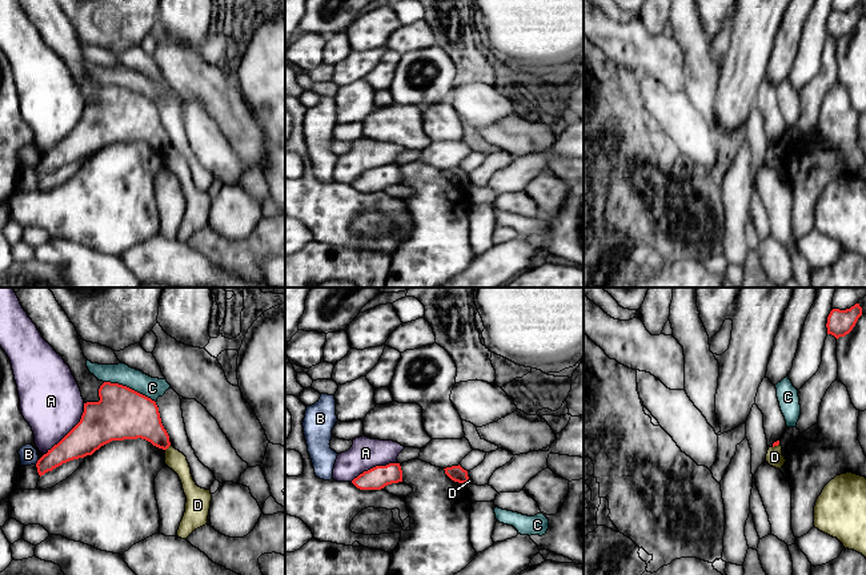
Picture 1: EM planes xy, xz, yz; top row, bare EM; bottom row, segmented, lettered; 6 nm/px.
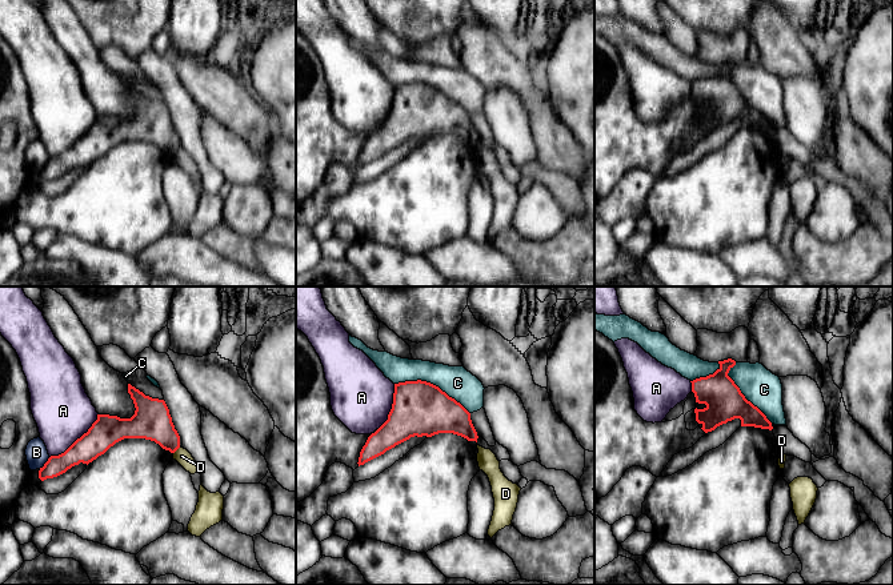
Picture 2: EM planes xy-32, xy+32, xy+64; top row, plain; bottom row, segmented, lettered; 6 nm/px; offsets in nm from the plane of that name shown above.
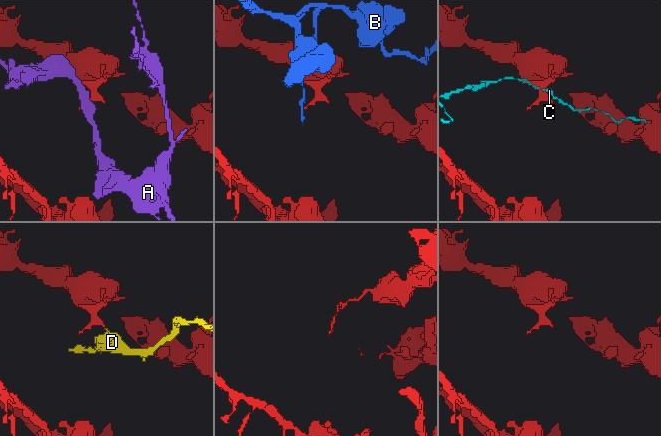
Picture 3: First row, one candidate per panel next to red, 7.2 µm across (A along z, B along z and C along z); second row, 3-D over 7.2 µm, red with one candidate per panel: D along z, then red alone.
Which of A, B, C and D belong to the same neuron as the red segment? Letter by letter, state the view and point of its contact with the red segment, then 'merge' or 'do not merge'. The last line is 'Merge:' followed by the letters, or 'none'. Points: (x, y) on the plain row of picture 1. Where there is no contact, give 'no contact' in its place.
A: xy (71, 132) | do not merge
B: xy (37, 164) | do not merge
C: xy (128, 89) | do not merge
D: xy (168, 148) | do not merge
Merge: none

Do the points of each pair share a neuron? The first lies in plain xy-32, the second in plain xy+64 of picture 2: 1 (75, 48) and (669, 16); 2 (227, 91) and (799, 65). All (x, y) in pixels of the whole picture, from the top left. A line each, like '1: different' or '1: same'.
1: different
2: same

